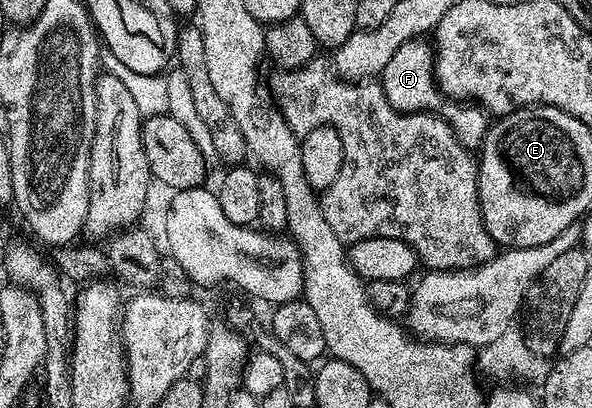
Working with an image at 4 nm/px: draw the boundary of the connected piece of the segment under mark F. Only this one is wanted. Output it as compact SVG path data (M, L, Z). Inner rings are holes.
M429 39L404 42L404 46L392 54L388 66L384 66L380 73L380 83L388 102L398 112L427 112L438 116L448 122L448 126L452 126L452 134L466 149L481 149L488 127L488 113L485 108L480 108L473 102L451 100L438 88L438 83L434 80L434 49Z

